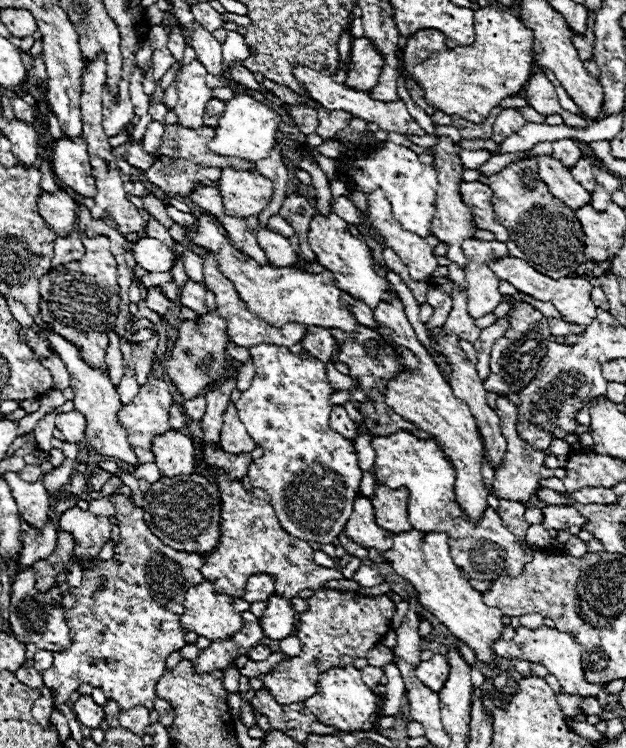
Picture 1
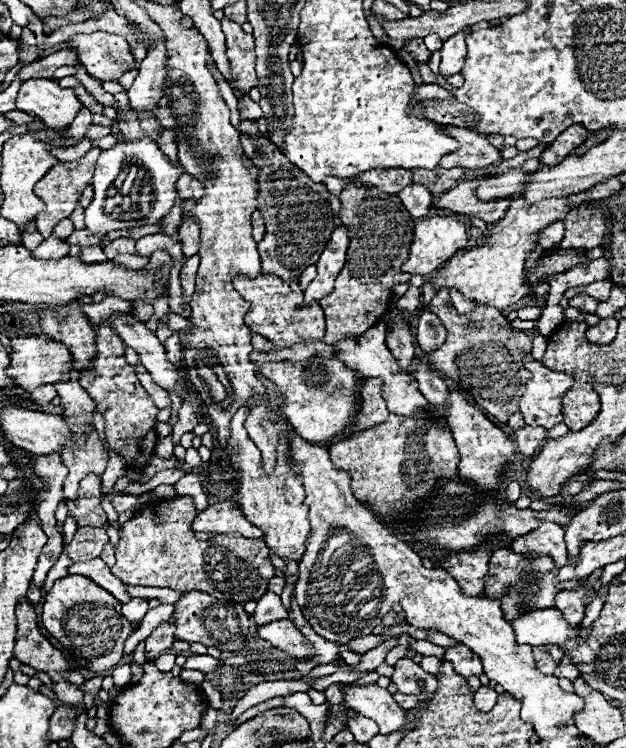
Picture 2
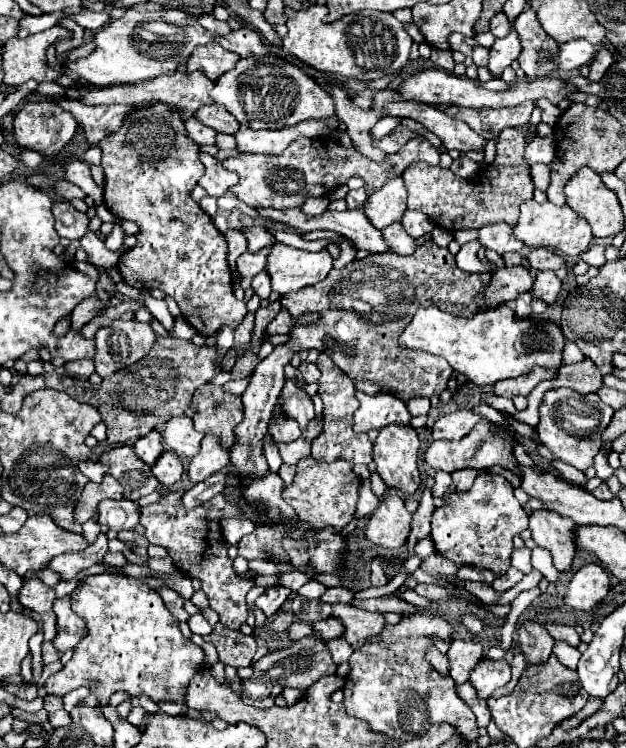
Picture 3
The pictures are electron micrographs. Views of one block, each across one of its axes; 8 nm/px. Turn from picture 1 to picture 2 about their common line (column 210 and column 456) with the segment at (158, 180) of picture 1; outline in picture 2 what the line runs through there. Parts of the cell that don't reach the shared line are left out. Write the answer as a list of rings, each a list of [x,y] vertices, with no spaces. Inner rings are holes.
[[[412,170],[412,182],[426,186],[434,196],[440,196],[442,192],[456,186],[458,180],[462,180],[466,170]]]

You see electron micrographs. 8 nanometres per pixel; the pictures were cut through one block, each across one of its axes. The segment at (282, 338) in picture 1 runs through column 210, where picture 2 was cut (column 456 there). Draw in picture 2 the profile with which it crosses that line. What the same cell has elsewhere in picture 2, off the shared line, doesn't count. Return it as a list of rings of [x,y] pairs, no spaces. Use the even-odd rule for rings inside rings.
[[[516,198],[510,204],[506,216],[490,226],[488,236],[484,236],[484,242],[466,250],[462,258],[450,258],[430,280],[430,284],[436,292],[440,288],[454,288],[466,300],[474,300],[482,306],[494,306],[500,312],[506,310],[508,306],[530,294],[530,286],[524,282],[524,262],[528,252],[534,248],[532,234],[536,234],[538,230],[542,230],[542,226],[548,226],[550,222],[564,220],[570,210],[572,208],[568,206],[568,198],[546,200],[534,206],[526,204],[526,200],[522,198]]]

